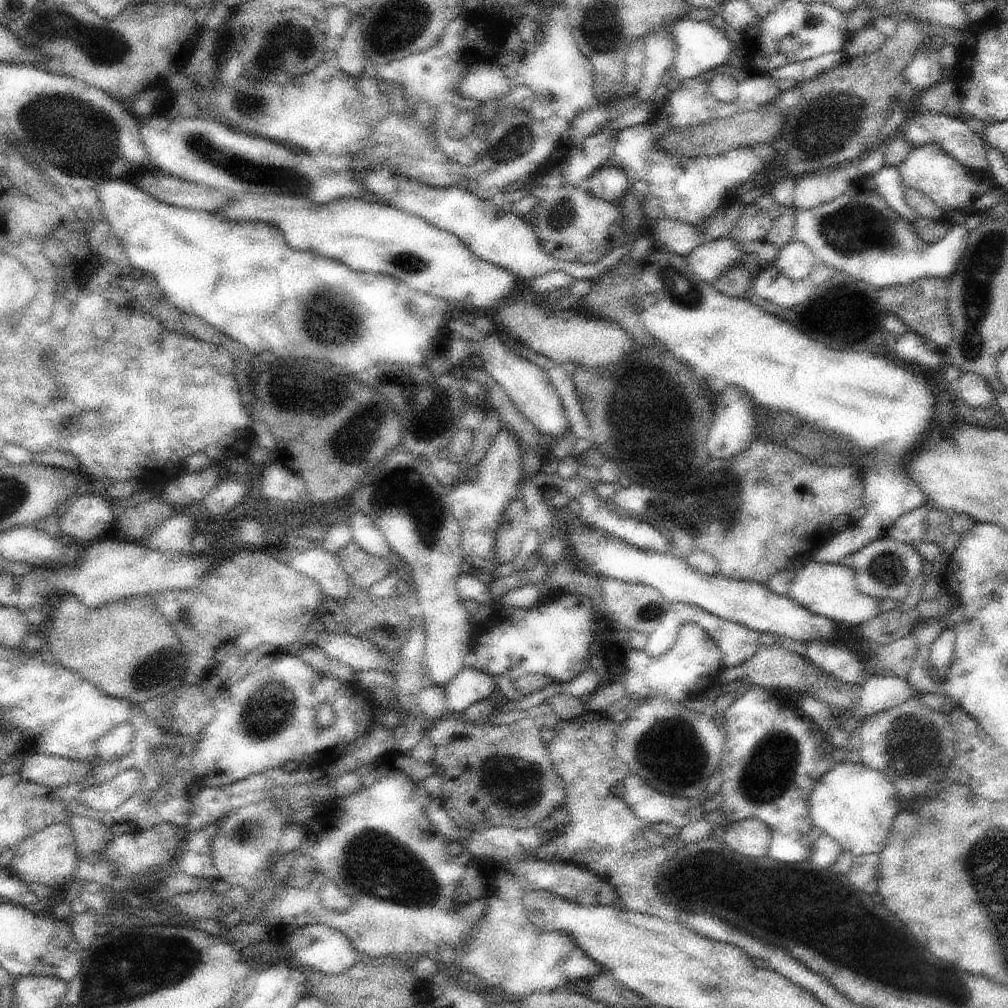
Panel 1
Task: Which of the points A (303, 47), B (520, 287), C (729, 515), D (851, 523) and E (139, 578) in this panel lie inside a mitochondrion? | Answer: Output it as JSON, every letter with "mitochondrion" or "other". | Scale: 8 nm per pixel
{"A":"other","B":"other","C":"other","D":"other","E":"other"}

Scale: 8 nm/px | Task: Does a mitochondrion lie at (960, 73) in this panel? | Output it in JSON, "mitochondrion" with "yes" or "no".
{"mitochondrion":"no"}

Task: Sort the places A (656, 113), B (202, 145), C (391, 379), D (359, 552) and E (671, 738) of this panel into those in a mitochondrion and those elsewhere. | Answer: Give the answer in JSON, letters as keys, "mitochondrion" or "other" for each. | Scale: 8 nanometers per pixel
{"A":"other","B":"mitochondrion","C":"other","D":"other","E":"mitochondrion"}

